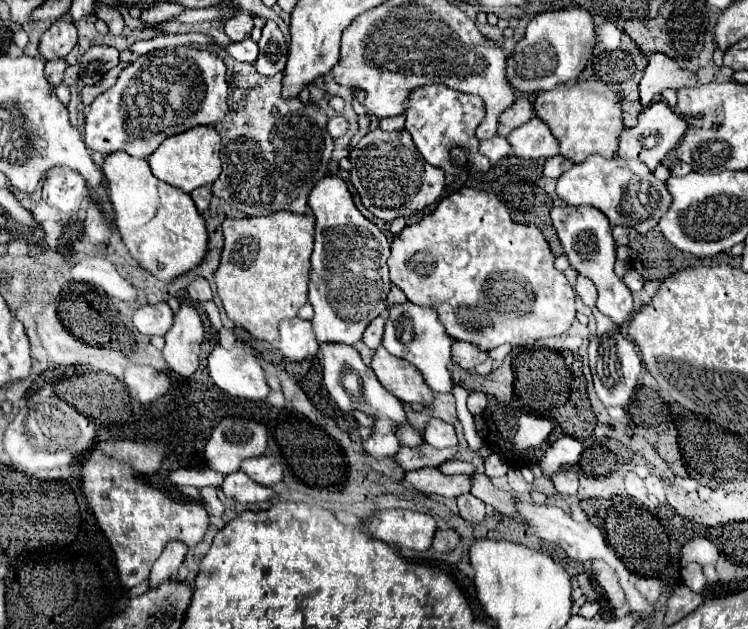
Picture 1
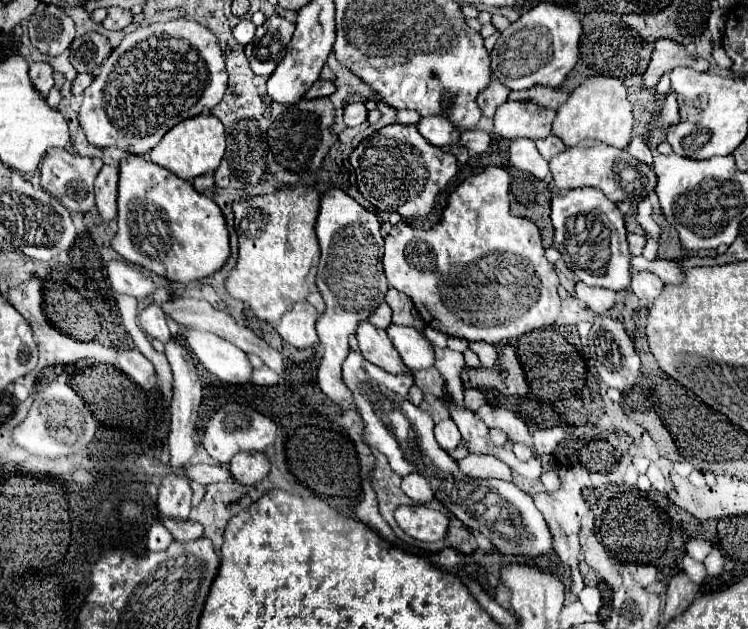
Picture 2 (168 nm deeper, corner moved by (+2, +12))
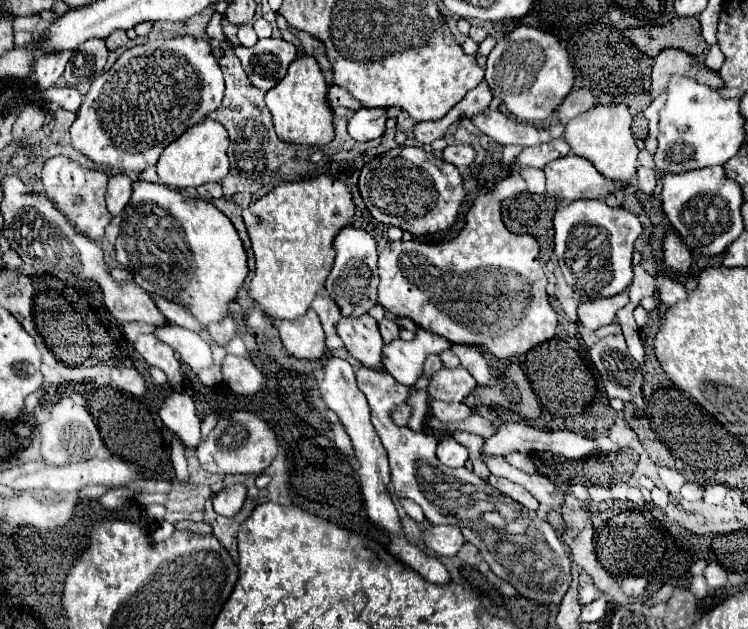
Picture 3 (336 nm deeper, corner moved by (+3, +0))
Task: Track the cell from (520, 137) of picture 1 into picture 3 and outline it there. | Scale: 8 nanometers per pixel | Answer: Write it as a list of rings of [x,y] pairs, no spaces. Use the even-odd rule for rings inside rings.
[[[485,110],[473,116],[471,122],[497,144],[519,144],[519,146],[537,146],[561,138],[565,130],[563,124],[535,128],[533,124],[517,122],[513,116],[507,116],[499,110]]]

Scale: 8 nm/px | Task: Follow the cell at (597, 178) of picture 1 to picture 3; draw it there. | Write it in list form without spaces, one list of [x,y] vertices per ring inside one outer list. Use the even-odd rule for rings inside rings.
[[[567,154],[563,158],[549,162],[543,172],[547,176],[547,192],[563,200],[603,200],[607,194],[623,190],[621,186],[603,178],[589,160],[575,154]]]

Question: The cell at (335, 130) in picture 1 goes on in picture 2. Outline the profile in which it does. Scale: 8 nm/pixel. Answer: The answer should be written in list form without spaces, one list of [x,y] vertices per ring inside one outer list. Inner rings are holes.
[[[350,104],[344,108],[344,124],[346,126],[358,126],[366,120],[368,110],[364,108],[364,104]]]

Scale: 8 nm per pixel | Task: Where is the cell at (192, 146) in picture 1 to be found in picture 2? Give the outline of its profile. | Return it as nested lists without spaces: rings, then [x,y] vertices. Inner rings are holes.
[[[200,114],[196,118],[190,118],[178,126],[174,126],[160,144],[150,152],[150,160],[170,172],[174,172],[178,178],[194,180],[200,174],[210,174],[218,168],[220,160],[224,156],[224,126],[222,122],[212,114]]]

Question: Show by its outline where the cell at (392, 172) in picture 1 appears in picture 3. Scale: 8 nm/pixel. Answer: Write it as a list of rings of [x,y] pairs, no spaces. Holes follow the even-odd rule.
[[[419,146],[393,148],[371,158],[359,176],[359,190],[371,216],[387,226],[397,226],[411,234],[435,234],[449,230],[465,198],[463,180],[453,164],[433,160]]]

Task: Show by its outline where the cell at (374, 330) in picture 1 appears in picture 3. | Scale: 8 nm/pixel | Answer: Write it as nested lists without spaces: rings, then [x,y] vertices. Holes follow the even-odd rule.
[[[387,318],[379,322],[379,330],[381,330],[381,336],[385,342],[393,342],[399,338],[399,326]]]

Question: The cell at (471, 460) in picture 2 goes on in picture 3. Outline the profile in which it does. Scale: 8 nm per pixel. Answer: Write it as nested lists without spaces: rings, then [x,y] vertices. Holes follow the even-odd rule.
[[[491,476],[489,478],[489,484],[493,488],[497,488],[499,492],[503,492],[505,496],[512,498],[518,503],[522,504],[529,510],[537,510],[539,508],[539,502],[529,494],[522,486],[507,480],[507,478],[497,478],[497,476]]]

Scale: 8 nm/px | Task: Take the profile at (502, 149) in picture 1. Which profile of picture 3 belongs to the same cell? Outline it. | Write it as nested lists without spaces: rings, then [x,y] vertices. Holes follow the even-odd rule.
[[[459,144],[459,146],[447,146],[441,154],[441,158],[449,164],[455,164],[457,168],[469,166],[475,158],[475,150],[469,144]]]

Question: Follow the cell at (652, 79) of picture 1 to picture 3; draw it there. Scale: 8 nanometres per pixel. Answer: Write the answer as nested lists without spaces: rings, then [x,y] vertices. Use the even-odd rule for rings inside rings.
[[[663,50],[657,58],[655,58],[655,66],[653,66],[653,84],[651,84],[651,96],[659,96],[669,78],[675,74],[683,74],[689,78],[695,78],[703,84],[707,84],[713,90],[723,88],[723,80],[717,72],[713,72],[711,68],[707,68],[697,56],[681,52],[681,50]]]

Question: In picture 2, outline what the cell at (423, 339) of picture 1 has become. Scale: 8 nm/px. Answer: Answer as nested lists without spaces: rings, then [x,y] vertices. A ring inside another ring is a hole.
[[[390,324],[386,328],[388,338],[392,340],[394,348],[400,352],[402,362],[412,370],[428,370],[434,366],[434,346],[432,342],[424,336],[424,332],[420,332],[414,326],[398,326],[398,324]]]

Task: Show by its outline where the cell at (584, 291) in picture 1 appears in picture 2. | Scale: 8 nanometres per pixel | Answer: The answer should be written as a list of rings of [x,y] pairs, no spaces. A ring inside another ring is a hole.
[[[576,282],[576,296],[578,300],[582,300],[590,310],[602,314],[606,310],[610,310],[614,306],[614,298],[616,294],[614,292],[604,292],[602,288],[590,288],[582,282]]]

